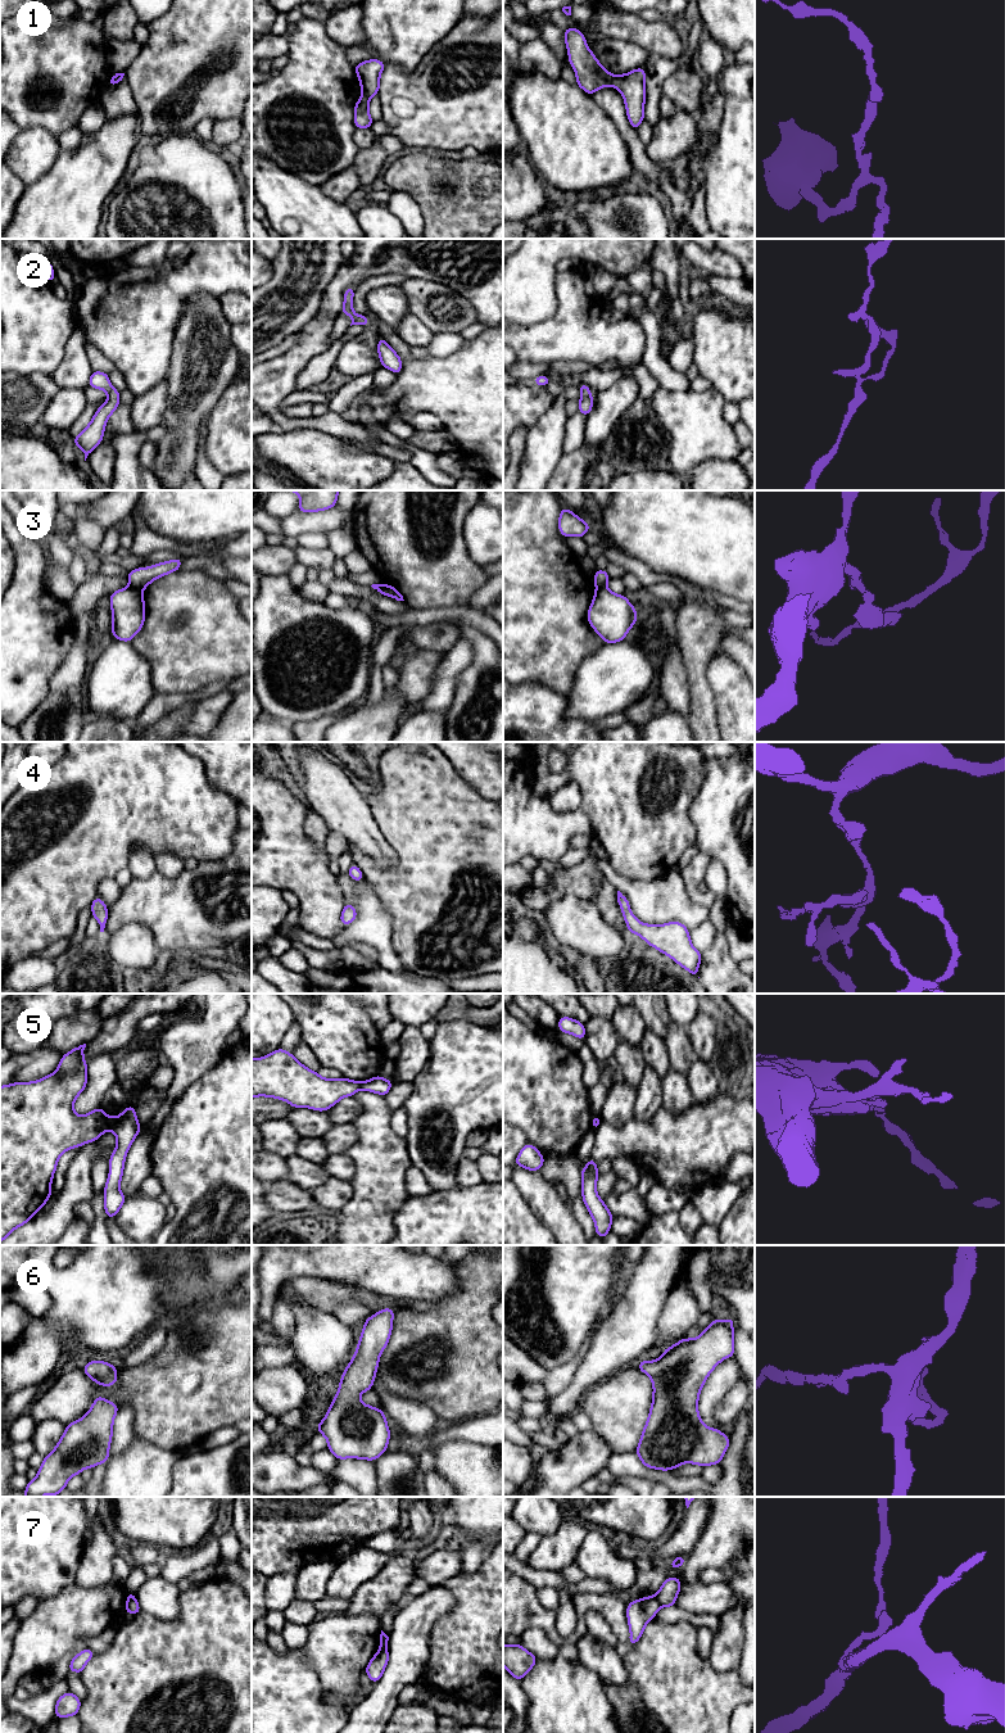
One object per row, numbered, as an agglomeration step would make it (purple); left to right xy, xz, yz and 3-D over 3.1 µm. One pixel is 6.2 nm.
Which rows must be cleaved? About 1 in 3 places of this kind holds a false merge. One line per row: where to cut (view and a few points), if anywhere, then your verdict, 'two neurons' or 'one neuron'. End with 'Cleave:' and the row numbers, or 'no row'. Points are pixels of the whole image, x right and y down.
1: cut yz (614, 76), (610, 84); two neurons
2: cut none; one neuron
3: cut xy (130, 586), (141, 589); two neurons
4: cut none; one neuron
5: cut xy (108, 1118), (109, 1127); two neurons
6: cut none; one neuron
7: cut yz (653, 1596), (661, 1606); two neurons
Cleave: 1, 3, 5, 7

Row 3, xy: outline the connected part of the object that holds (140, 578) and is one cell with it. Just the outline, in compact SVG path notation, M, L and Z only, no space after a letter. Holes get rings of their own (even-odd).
M176 558L176 560L155 564L150 567L139 567L131 570L127 574L130 587L144 589L153 580L162 578L172 571L178 571L182 561L184 561L182 558Z

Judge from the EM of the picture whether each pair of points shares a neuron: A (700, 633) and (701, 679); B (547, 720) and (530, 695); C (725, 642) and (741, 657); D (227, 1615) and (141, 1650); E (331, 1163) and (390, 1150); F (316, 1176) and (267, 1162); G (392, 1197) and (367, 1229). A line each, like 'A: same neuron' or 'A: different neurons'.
A: same neuron
B: same neuron
C: same neuron
D: same neuron
E: different neurons
F: same neuron
G: same neuron

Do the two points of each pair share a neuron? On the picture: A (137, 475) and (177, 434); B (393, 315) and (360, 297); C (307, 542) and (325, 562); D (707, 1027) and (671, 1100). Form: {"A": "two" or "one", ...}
{"A": "two", "B": "two", "C": "two", "D": "one"}

